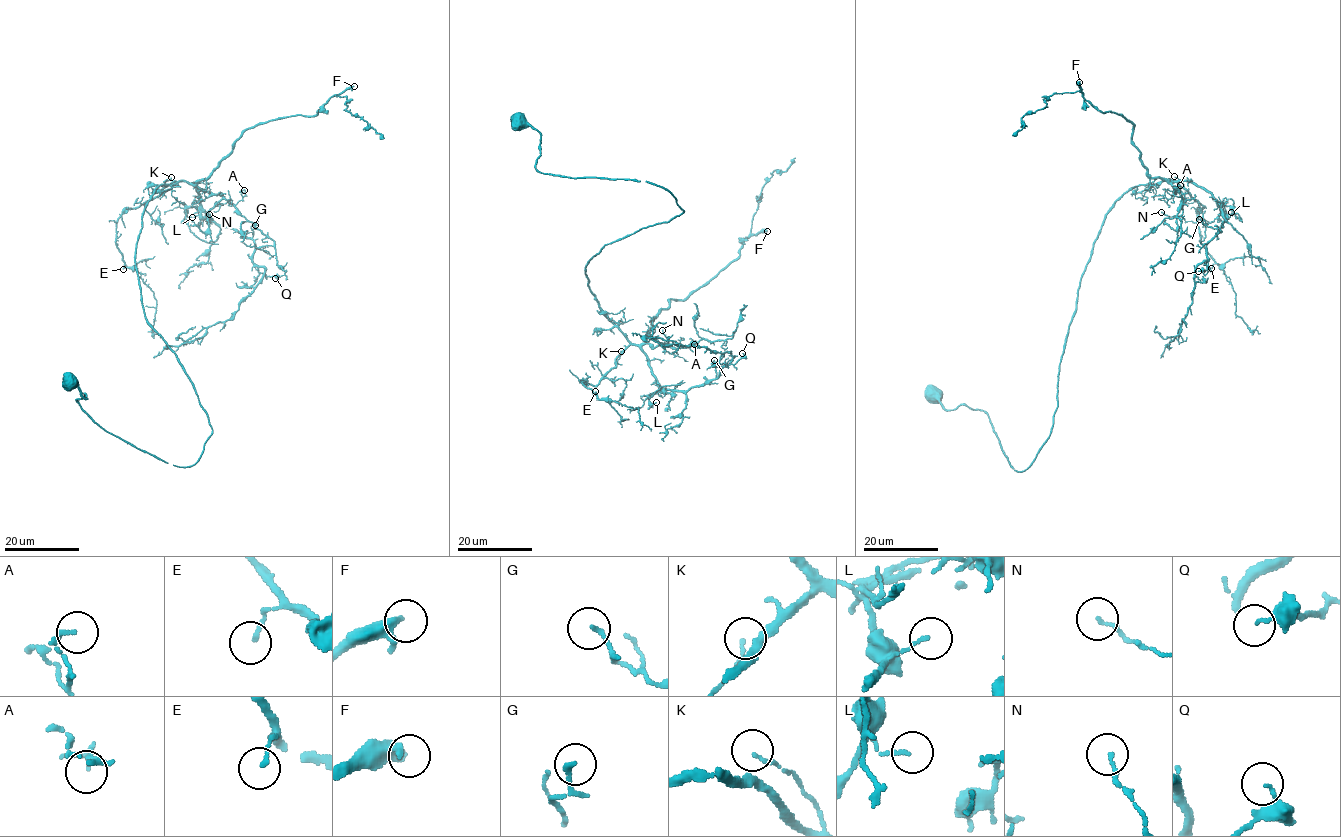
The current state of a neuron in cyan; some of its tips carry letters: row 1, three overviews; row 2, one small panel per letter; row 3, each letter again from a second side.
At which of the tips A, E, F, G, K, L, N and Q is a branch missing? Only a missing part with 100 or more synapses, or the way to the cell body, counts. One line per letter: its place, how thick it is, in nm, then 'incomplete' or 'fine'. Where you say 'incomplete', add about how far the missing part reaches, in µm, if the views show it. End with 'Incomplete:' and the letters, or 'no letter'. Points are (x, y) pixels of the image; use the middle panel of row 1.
A: place (694, 344); calibre 110 nm; fine
E: place (595, 391); calibre 140 nm; fine
F: place (767, 231); calibre 280 nm; incomplete; missing 45 µm
G: place (714, 360); calibre 160 nm; fine
K: place (621, 351); calibre 70 nm; fine
L: place (656, 402); calibre 110 nm; fine
N: place (662, 330); calibre 120 nm; fine
Q: place (742, 353); calibre 170 nm; fine
Incomplete: F

